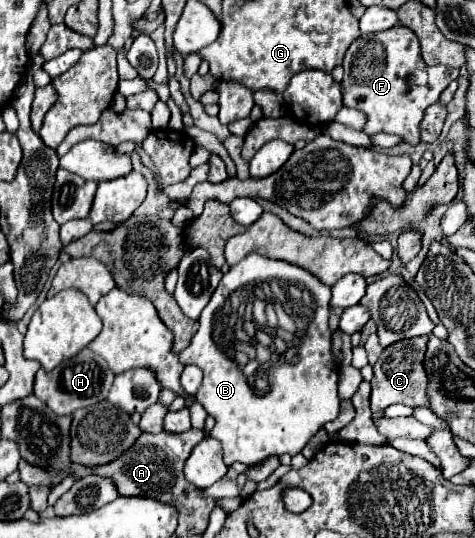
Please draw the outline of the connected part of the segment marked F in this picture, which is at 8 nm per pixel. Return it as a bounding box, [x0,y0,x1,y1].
[344,25,458,145]

